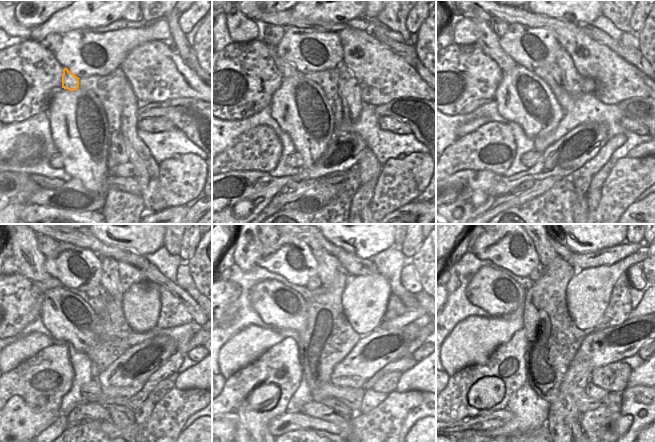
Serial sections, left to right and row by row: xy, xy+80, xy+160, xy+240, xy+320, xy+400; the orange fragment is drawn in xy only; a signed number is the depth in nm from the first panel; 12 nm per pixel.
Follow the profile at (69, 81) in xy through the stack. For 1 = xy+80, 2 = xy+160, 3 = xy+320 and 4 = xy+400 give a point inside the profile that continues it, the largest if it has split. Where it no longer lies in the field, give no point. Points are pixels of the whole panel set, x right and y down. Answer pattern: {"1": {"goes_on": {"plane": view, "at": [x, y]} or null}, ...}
{"1": {"goes_on": {"plane": "xy+80", "at": [288, 70]}}, "2": {"goes_on": {"plane": "xy+160", "at": [488, 41]}}, "3": {"goes_on": {"plane": "xy+320", "at": [248, 248]}}, "4": {"goes_on": {"plane": "xy+400", "at": [471, 244]}}}

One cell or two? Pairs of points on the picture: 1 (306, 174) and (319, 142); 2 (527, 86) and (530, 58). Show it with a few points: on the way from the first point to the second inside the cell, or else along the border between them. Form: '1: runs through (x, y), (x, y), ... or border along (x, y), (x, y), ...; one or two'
1: border along (324, 151), (313, 164), (302, 168); two
2: border along (518, 64), (532, 71); two

